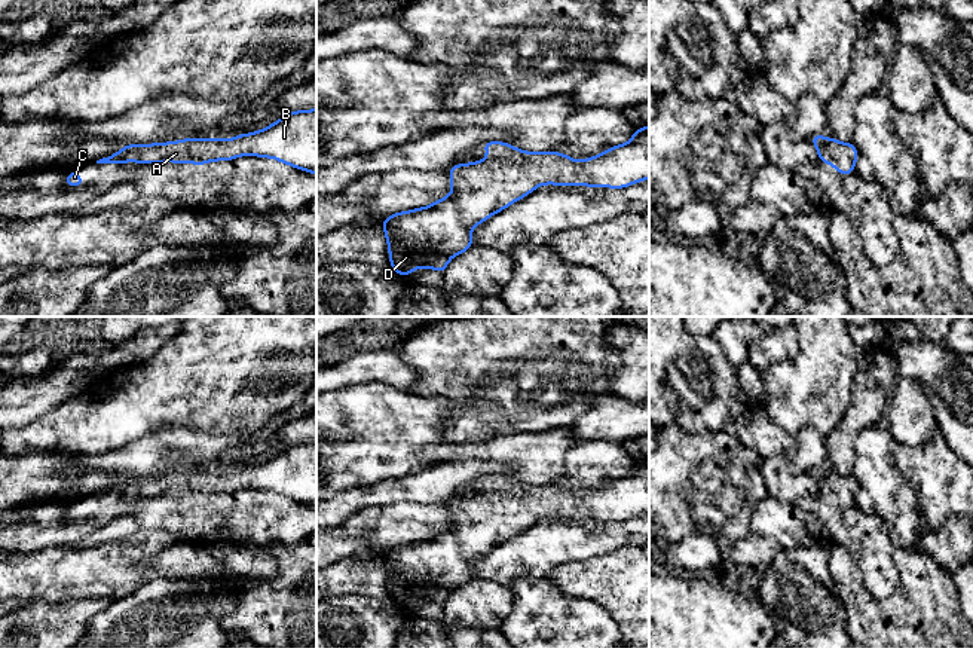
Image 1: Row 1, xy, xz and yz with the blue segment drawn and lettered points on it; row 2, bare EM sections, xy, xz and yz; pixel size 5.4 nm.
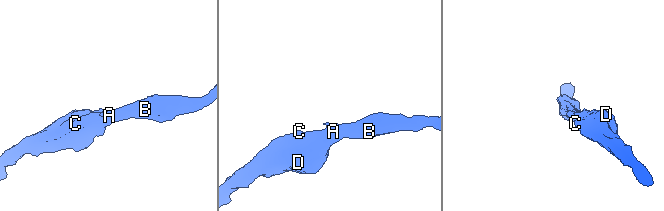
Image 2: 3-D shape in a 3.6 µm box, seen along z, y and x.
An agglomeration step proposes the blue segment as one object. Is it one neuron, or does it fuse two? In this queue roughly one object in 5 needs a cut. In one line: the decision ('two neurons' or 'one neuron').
one neuron

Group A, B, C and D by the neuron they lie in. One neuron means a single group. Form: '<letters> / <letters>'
A B C D

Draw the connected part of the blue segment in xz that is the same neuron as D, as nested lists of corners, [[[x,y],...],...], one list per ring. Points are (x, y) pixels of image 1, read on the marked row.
[[[649,125],[636,129],[628,143],[609,147],[584,162],[559,152],[523,152],[510,143],[489,141],[481,147],[487,150],[486,161],[458,163],[446,171],[452,177],[452,193],[447,198],[425,208],[395,213],[382,221],[391,257],[389,268],[401,276],[417,268],[432,268],[443,273],[453,256],[474,245],[471,230],[477,224],[523,199],[541,184],[622,189],[649,178]]]

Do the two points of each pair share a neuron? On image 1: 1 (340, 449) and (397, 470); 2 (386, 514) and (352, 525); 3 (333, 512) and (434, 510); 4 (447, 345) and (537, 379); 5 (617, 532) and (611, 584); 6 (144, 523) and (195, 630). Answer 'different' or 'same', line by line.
1: same
2: same
3: different
4: same
5: different
6: different

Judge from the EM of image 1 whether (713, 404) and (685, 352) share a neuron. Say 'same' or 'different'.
same

